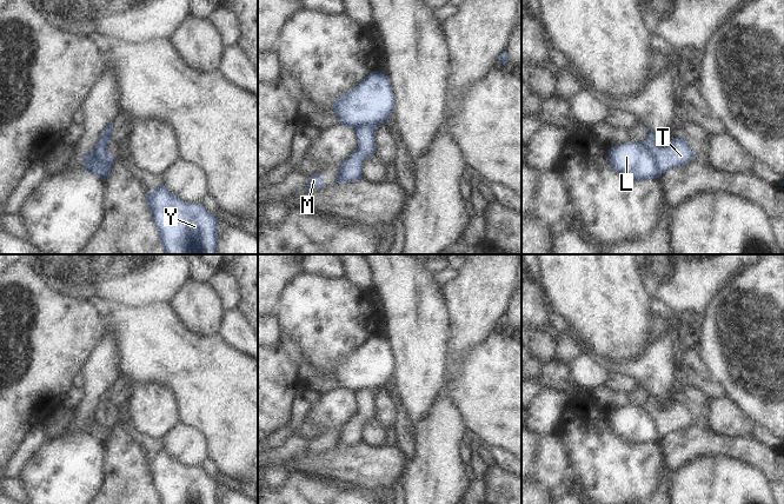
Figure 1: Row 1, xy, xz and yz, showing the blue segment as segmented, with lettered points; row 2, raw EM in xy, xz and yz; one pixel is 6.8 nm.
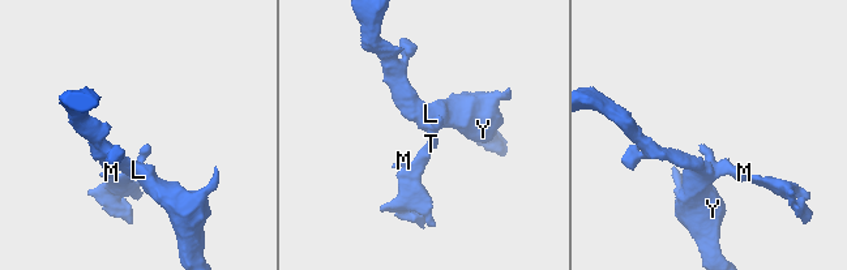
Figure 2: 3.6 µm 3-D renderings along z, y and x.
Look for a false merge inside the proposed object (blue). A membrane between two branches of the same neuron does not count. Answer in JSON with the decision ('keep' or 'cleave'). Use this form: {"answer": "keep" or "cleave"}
{"answer": "cleave"}

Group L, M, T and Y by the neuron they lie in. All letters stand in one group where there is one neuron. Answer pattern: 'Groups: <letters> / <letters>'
Groups: L Y / M T

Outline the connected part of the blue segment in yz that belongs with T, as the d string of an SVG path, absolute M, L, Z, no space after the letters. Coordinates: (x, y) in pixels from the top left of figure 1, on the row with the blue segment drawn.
M645 124L645 126L649 130L649 134L642 144L644 146L646 146L653 153L653 155L658 163L660 174L663 174L664 172L666 172L671 168L678 168L680 166L684 166L693 158L695 152L687 146L686 140L683 139L682 135L673 139L667 145L662 145L658 140L657 134L653 131L651 131L646 124Z

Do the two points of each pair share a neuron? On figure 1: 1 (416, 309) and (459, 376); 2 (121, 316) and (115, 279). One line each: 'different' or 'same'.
1: different
2: different

